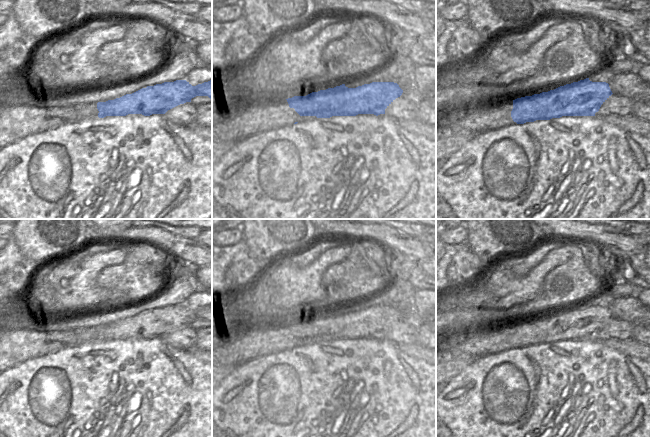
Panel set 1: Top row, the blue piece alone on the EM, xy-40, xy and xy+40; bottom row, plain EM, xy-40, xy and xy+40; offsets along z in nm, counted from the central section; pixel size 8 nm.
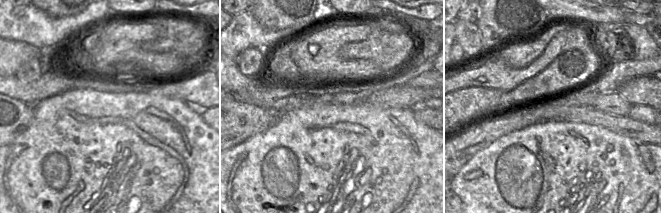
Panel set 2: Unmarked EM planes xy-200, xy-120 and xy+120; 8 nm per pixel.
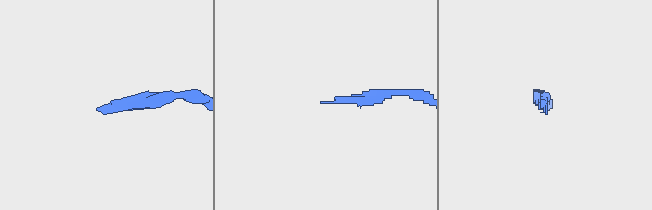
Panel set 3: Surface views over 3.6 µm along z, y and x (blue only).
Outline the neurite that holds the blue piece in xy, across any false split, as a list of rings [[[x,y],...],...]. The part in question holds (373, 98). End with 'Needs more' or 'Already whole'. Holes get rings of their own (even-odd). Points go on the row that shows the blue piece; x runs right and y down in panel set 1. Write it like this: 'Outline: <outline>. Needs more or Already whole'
Outline: [[[372,82],[356,88],[342,84],[306,96],[250,104],[228,116],[212,112],[212,142],[235,143],[262,132],[317,118],[358,114],[378,116],[385,114],[385,109],[402,93],[394,82]]]. Needs more

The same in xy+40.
Outline: [[[586,78],[496,106],[471,108],[448,122],[477,135],[536,120],[562,116],[595,116],[612,94],[608,83],[592,82]]]. Needs more

